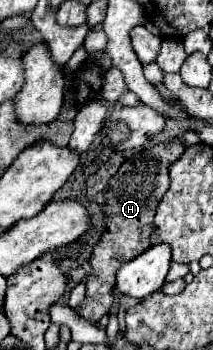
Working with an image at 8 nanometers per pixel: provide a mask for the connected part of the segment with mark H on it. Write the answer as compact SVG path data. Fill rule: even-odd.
M173 137L167 143L141 149L131 159L127 159L119 167L117 175L111 179L109 191L105 193L107 217L109 217L107 231L103 233L101 241L93 249L93 257L91 257L93 273L87 281L87 295L83 303L75 309L79 317L97 323L103 315L107 315L113 303L115 273L123 263L135 259L137 255L141 255L145 249L151 247L149 235L153 231L153 215L161 197L169 189L169 167L183 155L185 149L187 145L179 137Z

